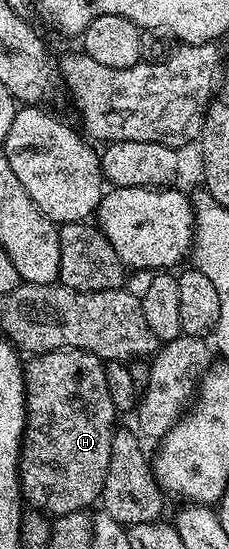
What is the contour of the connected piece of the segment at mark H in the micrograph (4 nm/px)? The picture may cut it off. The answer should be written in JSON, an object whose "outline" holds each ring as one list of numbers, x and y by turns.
{"outline":[[44,351,30,356,23,368,23,384,25,385,25,401,27,402,27,428,23,431,23,443,19,447,19,493,22,502,28,508,42,511,48,517,87,511,90,503,100,498,105,485,105,473,109,473,109,457,111,456,111,442,116,433,117,412,113,405,113,397,109,397,109,385,105,382,104,360,97,358,88,351]]}

